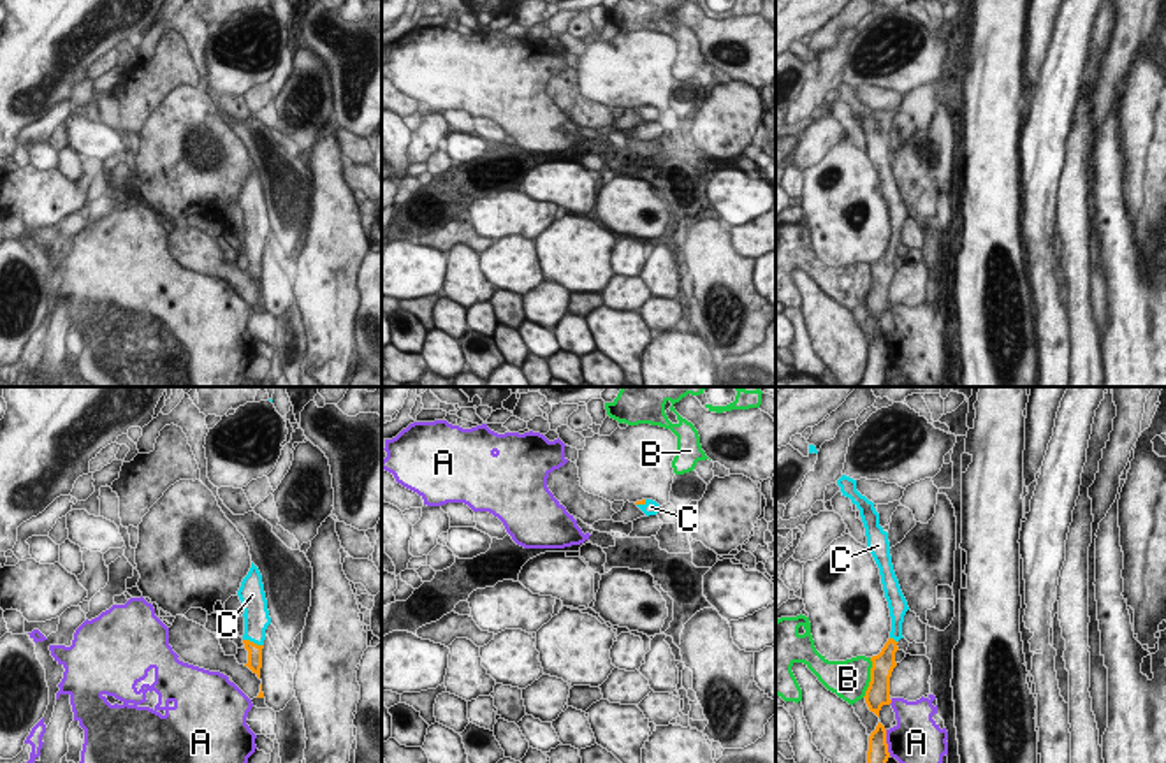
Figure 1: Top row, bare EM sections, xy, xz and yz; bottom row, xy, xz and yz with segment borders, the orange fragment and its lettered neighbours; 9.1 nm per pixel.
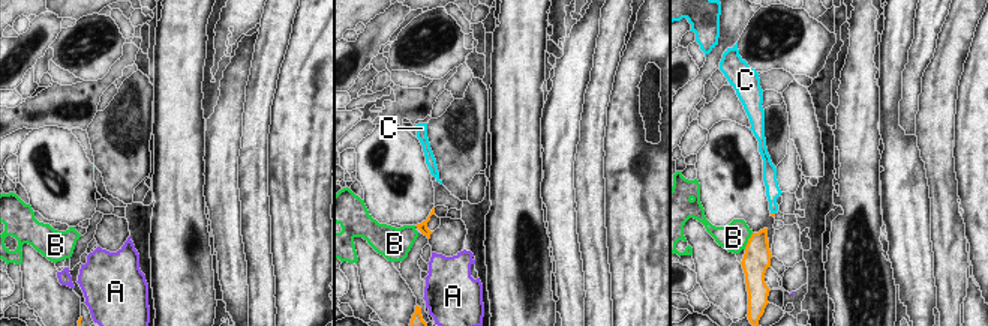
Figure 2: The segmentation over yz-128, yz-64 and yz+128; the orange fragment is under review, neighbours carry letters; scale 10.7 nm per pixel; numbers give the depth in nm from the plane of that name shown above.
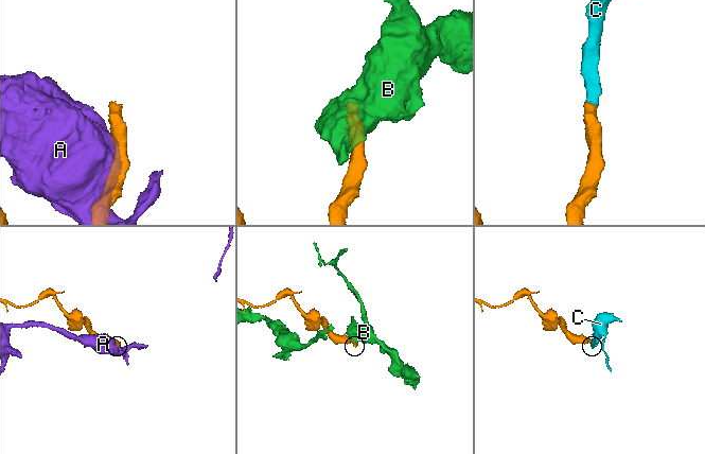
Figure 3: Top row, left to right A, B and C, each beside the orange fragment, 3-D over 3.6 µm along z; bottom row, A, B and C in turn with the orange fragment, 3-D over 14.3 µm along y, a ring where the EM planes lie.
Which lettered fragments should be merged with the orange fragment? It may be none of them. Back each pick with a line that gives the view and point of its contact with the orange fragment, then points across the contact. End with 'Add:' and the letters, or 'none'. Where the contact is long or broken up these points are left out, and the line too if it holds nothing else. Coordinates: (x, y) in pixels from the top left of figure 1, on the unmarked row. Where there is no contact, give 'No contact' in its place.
C: Touches orange at xy (254, 250). Path across: xy (254, 269), (254, 250), (257, 225)
Add: C

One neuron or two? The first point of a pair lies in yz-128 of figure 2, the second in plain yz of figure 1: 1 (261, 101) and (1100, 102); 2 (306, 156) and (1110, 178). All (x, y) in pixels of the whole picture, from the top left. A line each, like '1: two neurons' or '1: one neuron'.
1: two neurons
2: one neuron

